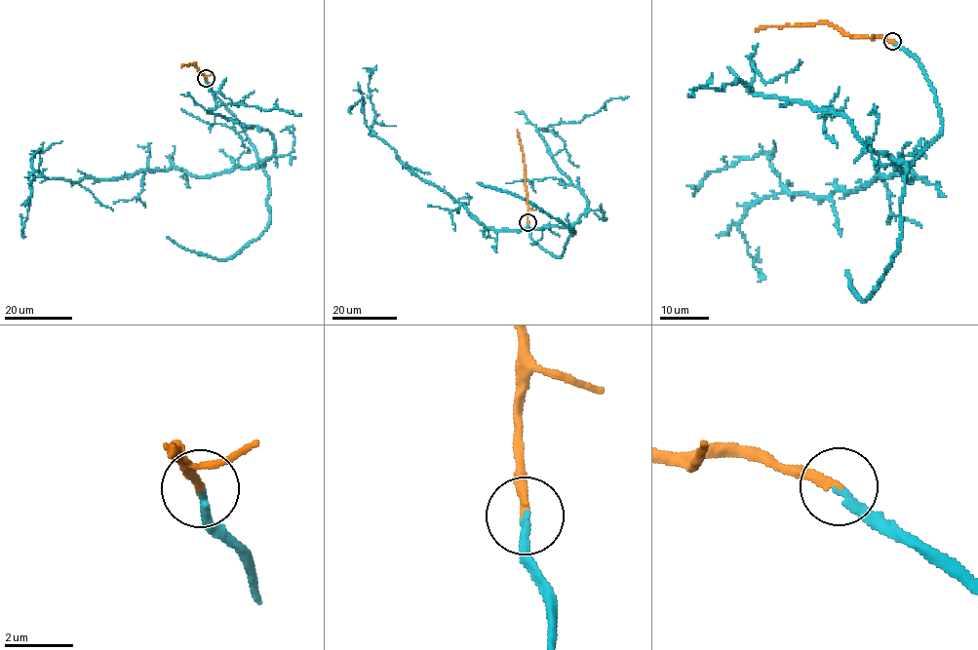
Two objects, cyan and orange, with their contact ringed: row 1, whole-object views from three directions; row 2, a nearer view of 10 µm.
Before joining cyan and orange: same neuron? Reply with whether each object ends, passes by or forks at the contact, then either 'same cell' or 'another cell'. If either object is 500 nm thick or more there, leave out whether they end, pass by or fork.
cyan ends there; orange ends there; same cell

